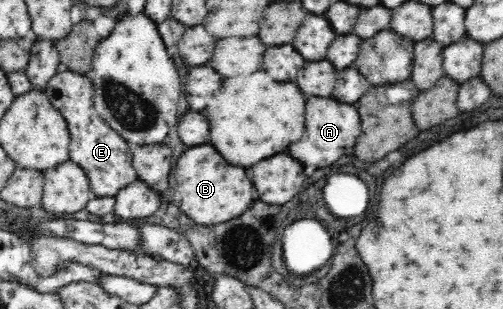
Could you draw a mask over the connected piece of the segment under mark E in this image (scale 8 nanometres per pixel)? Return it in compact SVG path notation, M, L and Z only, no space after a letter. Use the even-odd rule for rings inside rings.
M67 70L50 79L46 96L67 122L71 133L69 157L79 163L87 173L88 185L95 197L116 197L121 189L133 184L138 178L132 165L133 147L110 128L94 108L92 82L84 74Z

